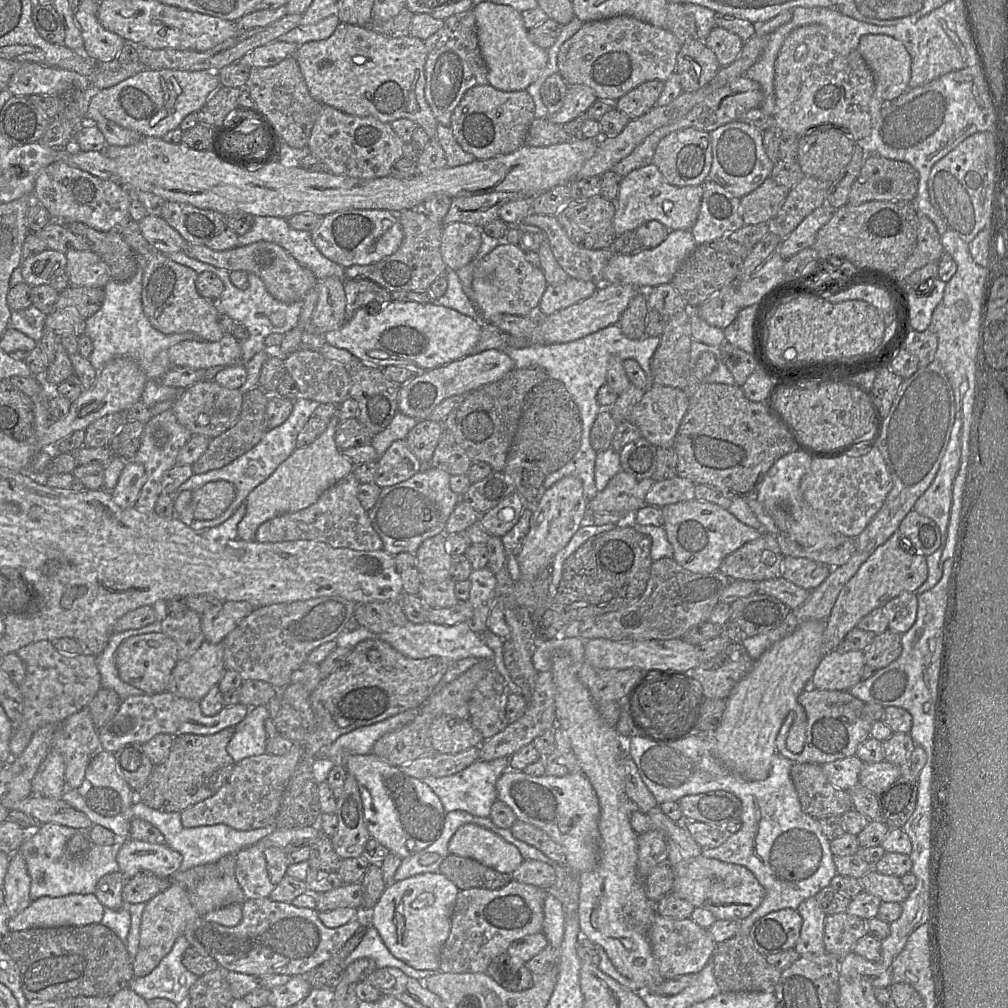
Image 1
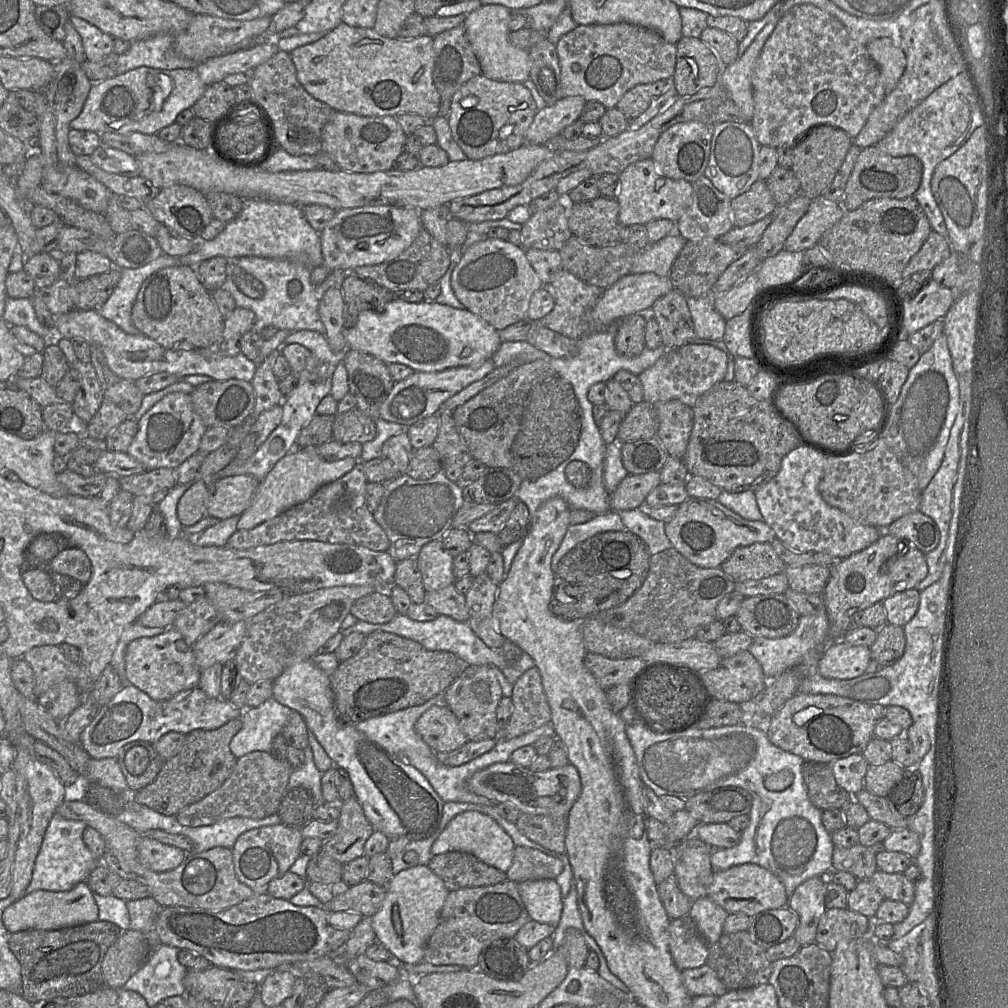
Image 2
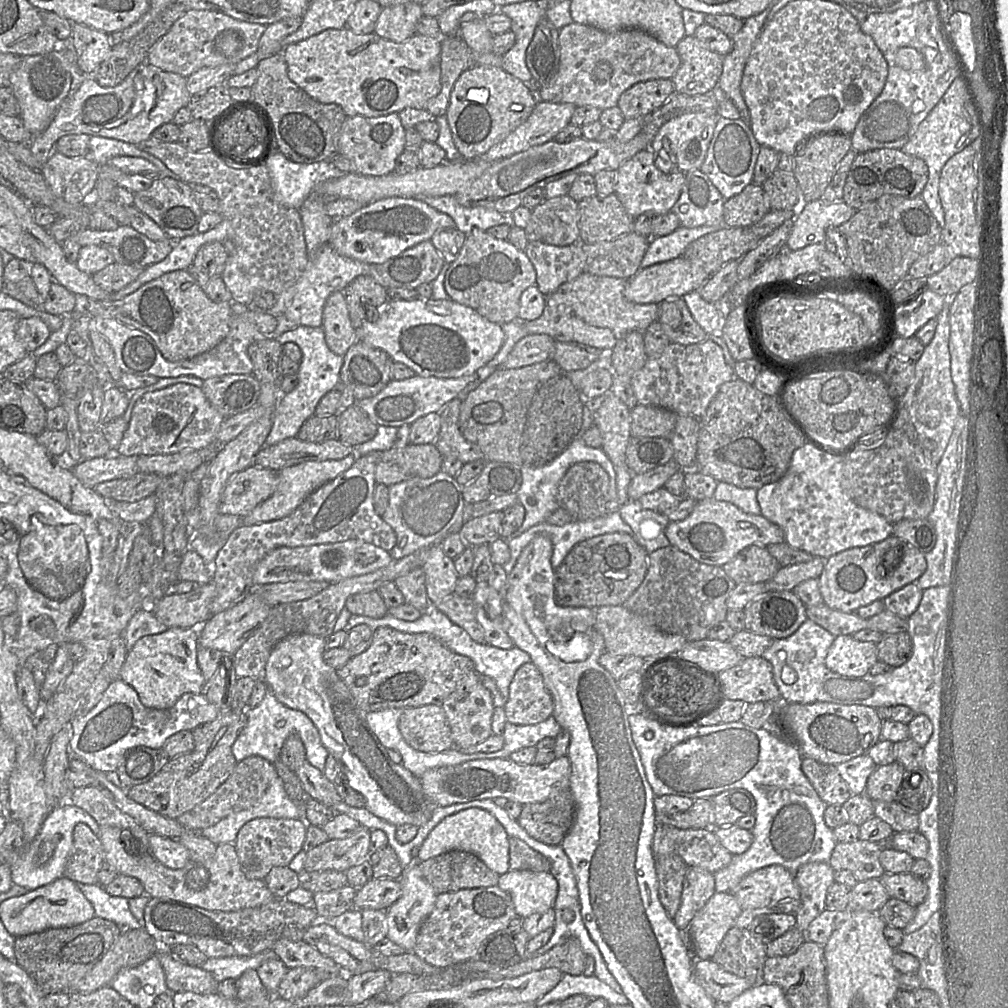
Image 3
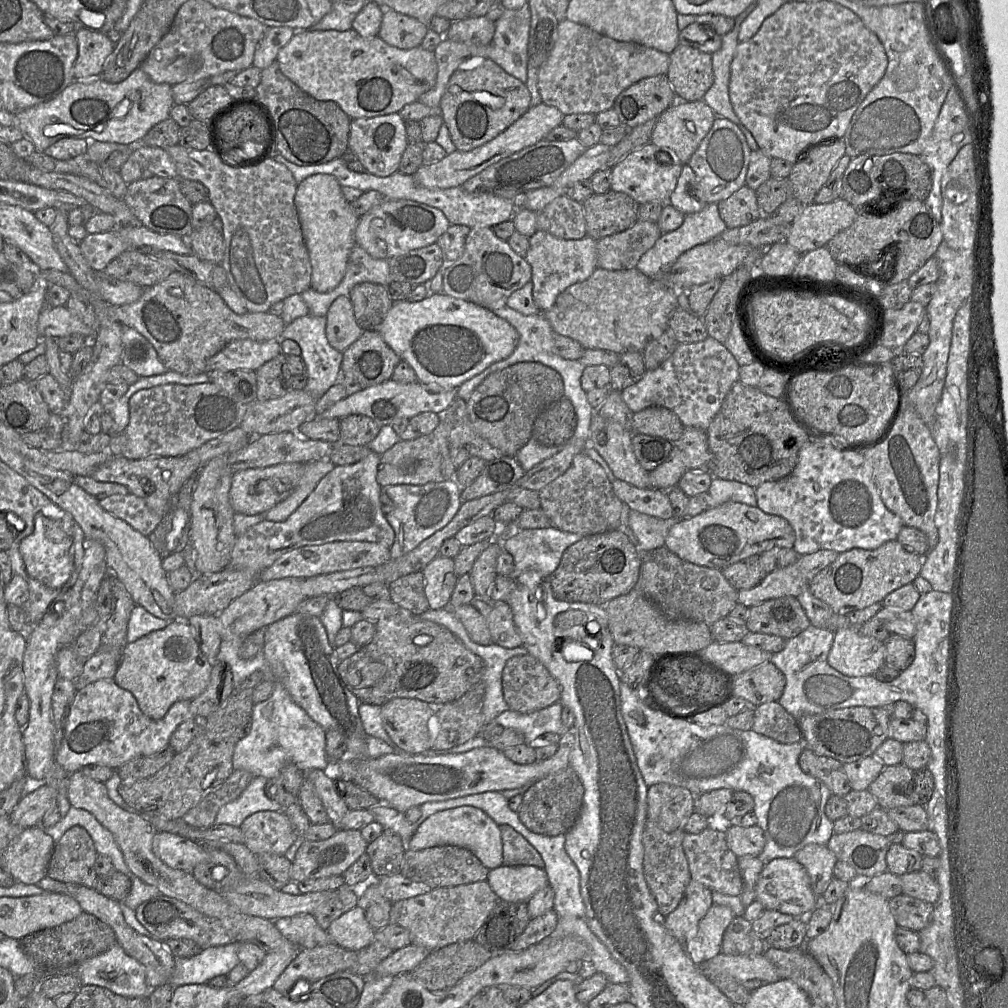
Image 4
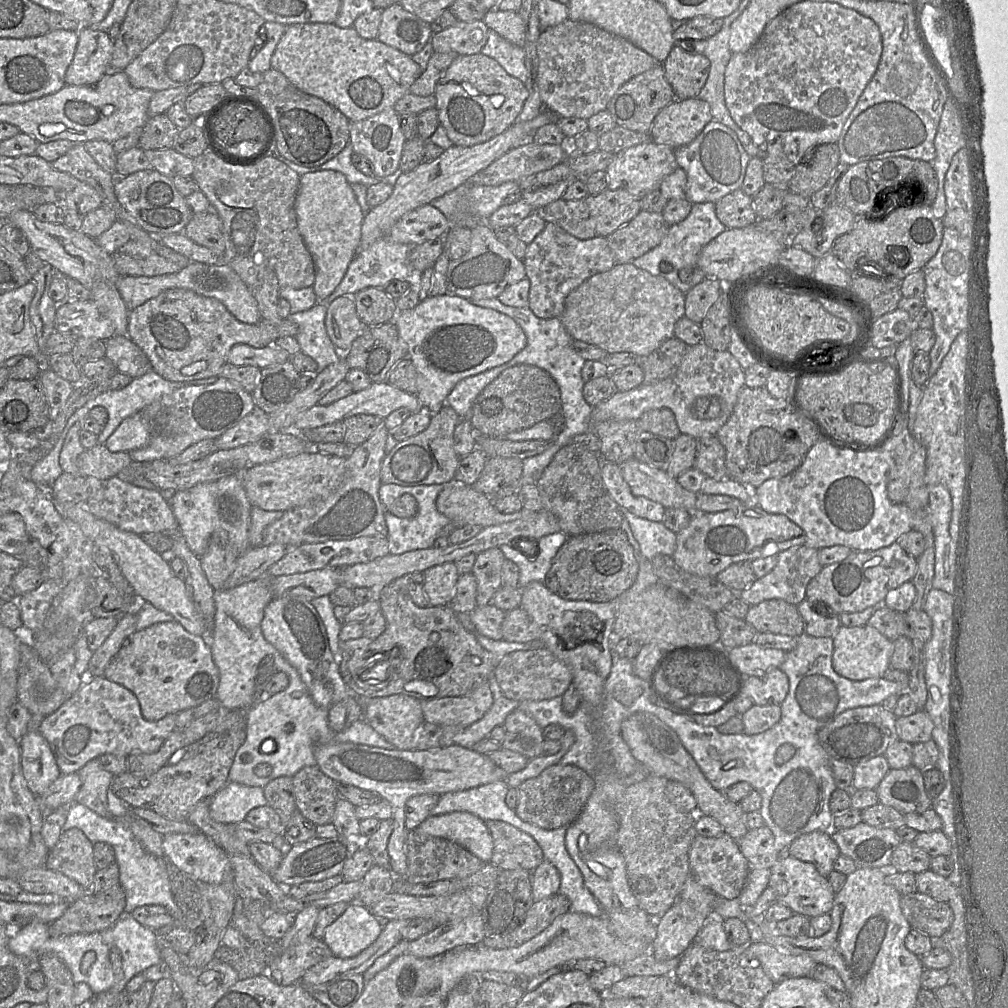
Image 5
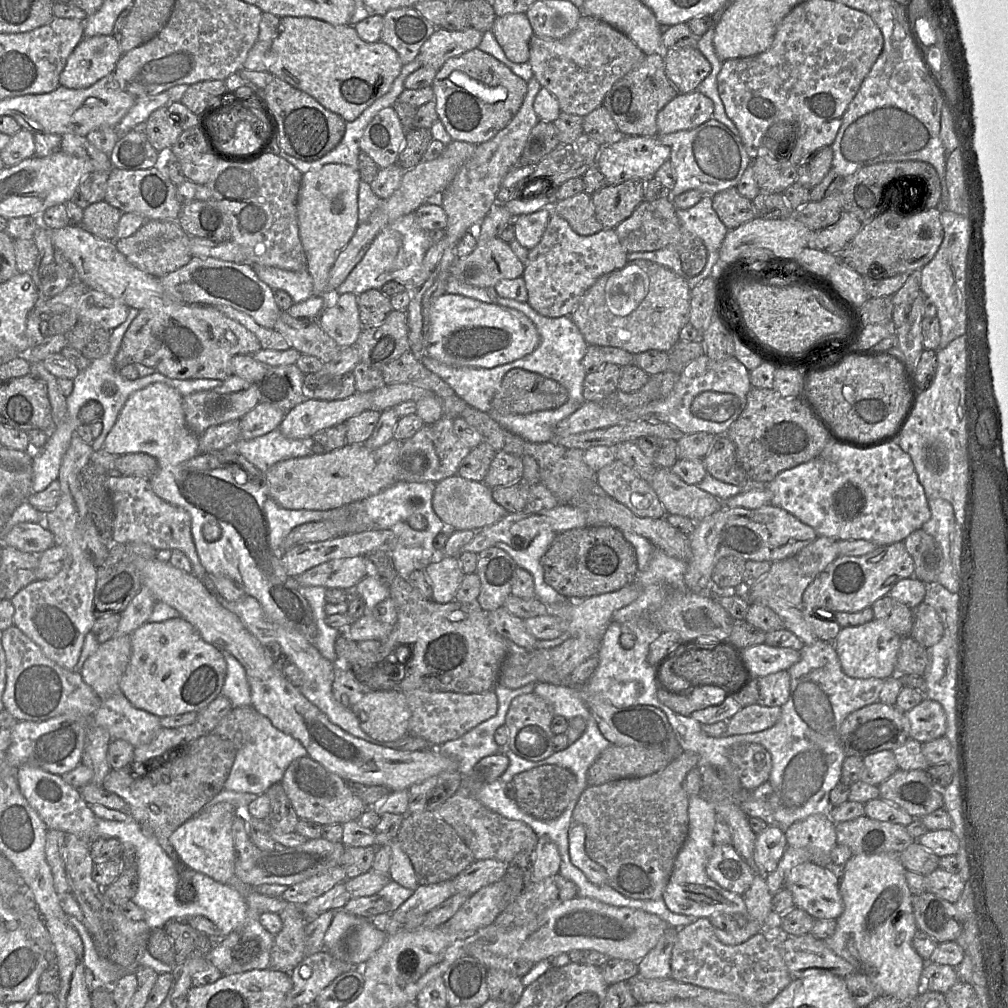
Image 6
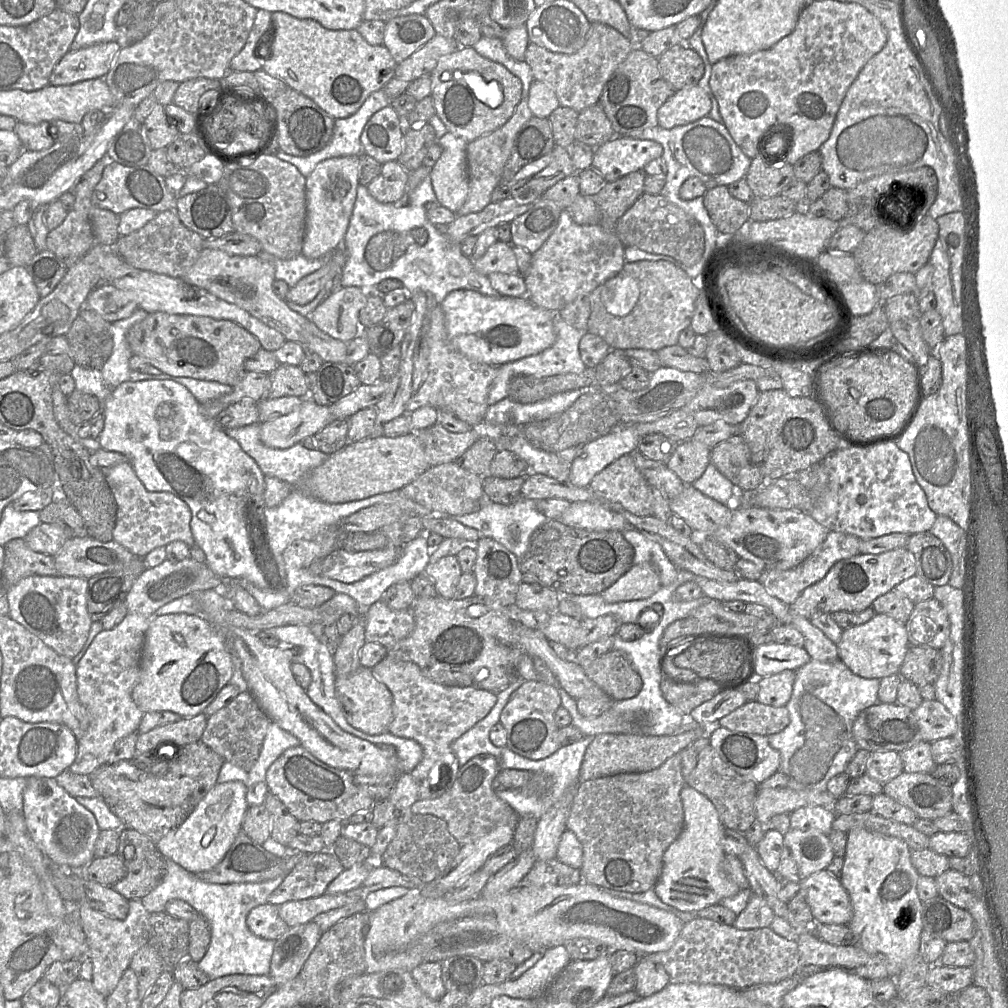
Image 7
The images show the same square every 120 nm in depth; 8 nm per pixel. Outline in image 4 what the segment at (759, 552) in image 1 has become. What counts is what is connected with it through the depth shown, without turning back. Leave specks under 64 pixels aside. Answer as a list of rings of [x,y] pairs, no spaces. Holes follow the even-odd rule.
[[[751,556],[721,570],[727,581],[737,590],[751,589],[768,574],[760,563],[759,556]]]

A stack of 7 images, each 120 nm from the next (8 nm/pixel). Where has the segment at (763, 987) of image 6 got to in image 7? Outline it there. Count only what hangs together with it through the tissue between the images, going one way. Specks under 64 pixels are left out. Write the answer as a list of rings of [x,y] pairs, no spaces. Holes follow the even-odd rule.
[[[700,917],[685,923],[671,948],[660,952],[660,955],[663,966],[670,977],[670,982],[720,984],[734,989],[778,983],[799,972],[800,959],[797,942],[785,939],[770,927],[740,930],[733,925],[724,925]]]

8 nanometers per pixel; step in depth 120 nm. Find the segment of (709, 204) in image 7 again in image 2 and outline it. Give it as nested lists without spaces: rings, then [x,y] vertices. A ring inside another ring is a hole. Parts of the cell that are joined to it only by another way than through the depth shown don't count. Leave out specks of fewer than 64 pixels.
[[[758,179],[748,191],[731,199],[734,227],[744,227],[766,216],[772,216],[778,207],[765,180]]]

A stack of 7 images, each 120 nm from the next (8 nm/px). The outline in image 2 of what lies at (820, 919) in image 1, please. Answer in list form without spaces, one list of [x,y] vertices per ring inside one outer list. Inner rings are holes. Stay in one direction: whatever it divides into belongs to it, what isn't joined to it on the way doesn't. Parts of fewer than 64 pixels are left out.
[[[826,876],[812,877],[801,883],[789,897],[788,907],[799,917],[793,936],[801,946],[815,942],[819,920],[826,911],[826,879]]]

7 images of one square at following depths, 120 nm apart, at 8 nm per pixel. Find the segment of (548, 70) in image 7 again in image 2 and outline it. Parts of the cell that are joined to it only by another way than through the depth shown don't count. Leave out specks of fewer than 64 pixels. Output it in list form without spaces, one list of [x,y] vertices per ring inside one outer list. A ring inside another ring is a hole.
[[[626,22],[577,25],[557,43],[561,97],[581,96],[586,101],[598,101],[607,109],[616,107],[622,95],[635,85],[672,79],[676,51],[676,44],[639,25]]]

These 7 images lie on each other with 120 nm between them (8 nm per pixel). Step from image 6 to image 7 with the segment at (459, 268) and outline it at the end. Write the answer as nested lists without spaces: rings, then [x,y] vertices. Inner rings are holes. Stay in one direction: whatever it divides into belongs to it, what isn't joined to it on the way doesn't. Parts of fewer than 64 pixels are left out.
[[[496,241],[484,255],[473,260],[474,268],[484,276],[494,272],[505,274],[518,274],[518,265],[512,244]]]

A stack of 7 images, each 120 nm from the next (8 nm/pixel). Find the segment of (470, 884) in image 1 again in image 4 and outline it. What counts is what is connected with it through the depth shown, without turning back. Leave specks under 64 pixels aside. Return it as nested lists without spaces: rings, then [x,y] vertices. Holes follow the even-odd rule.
[[[441,845],[422,850],[407,849],[400,874],[404,877],[429,885],[432,889],[453,887],[480,881],[487,881],[489,869],[467,848]]]

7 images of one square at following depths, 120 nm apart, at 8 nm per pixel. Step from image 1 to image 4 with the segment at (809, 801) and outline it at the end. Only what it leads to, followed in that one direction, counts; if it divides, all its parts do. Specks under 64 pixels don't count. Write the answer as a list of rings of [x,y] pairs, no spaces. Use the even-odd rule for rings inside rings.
[[[804,749],[799,757],[799,765],[803,772],[825,784],[832,795],[845,797],[853,790],[844,764],[833,758]]]

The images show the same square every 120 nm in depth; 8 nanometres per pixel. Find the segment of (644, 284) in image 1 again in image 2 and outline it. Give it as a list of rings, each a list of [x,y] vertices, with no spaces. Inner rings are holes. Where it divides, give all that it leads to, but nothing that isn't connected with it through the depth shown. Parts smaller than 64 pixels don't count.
[[[674,231],[658,242],[648,244],[636,252],[630,273],[653,272],[659,276],[669,276],[672,264],[686,241],[683,236]]]

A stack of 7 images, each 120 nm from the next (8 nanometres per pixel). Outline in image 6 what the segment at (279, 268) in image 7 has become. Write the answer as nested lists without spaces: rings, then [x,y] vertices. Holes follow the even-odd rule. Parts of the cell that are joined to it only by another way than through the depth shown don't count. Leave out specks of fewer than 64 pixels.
[[[251,265],[264,283],[266,283],[273,291],[283,290],[288,293],[294,303],[306,301],[314,295],[313,292],[313,279],[308,270],[306,271],[288,271],[271,266]]]

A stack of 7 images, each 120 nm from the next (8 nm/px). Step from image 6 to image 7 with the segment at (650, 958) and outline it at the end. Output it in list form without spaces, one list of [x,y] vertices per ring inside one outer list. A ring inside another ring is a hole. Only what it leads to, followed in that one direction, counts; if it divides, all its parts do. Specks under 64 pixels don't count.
[[[639,957],[635,965],[636,985],[634,991],[640,998],[646,998],[662,991],[670,977],[661,961]]]

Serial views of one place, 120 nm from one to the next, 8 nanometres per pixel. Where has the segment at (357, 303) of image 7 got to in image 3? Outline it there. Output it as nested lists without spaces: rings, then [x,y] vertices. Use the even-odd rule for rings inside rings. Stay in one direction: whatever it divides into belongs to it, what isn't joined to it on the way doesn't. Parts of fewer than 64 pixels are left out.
[[[343,291],[333,292],[326,300],[322,327],[332,352],[344,356],[359,340],[359,330],[353,327]]]

